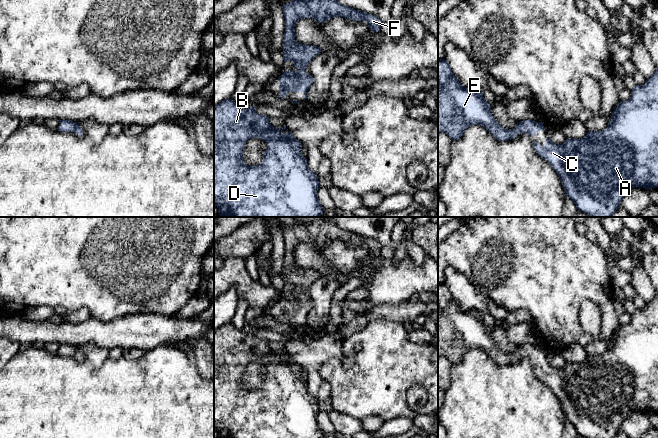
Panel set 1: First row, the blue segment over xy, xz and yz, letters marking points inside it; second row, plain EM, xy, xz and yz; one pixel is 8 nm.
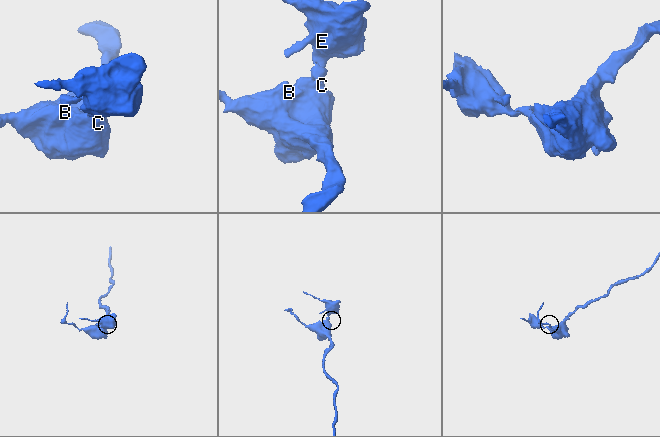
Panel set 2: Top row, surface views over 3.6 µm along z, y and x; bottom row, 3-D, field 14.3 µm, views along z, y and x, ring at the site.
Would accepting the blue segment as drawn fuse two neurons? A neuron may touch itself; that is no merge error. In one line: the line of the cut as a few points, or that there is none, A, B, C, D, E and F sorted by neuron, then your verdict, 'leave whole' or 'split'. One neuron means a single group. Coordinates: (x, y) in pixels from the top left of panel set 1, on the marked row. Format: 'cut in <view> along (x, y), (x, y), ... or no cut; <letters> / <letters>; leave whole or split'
no cut; A B C D E F; leave whole

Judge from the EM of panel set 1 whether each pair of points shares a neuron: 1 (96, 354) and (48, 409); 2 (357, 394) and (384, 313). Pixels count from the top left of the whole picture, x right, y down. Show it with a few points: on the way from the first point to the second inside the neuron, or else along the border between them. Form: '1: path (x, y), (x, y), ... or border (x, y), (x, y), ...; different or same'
1: border (84, 357), (97, 367), (107, 358); different
2: border (369, 319), (387, 318), (401, 322); different

